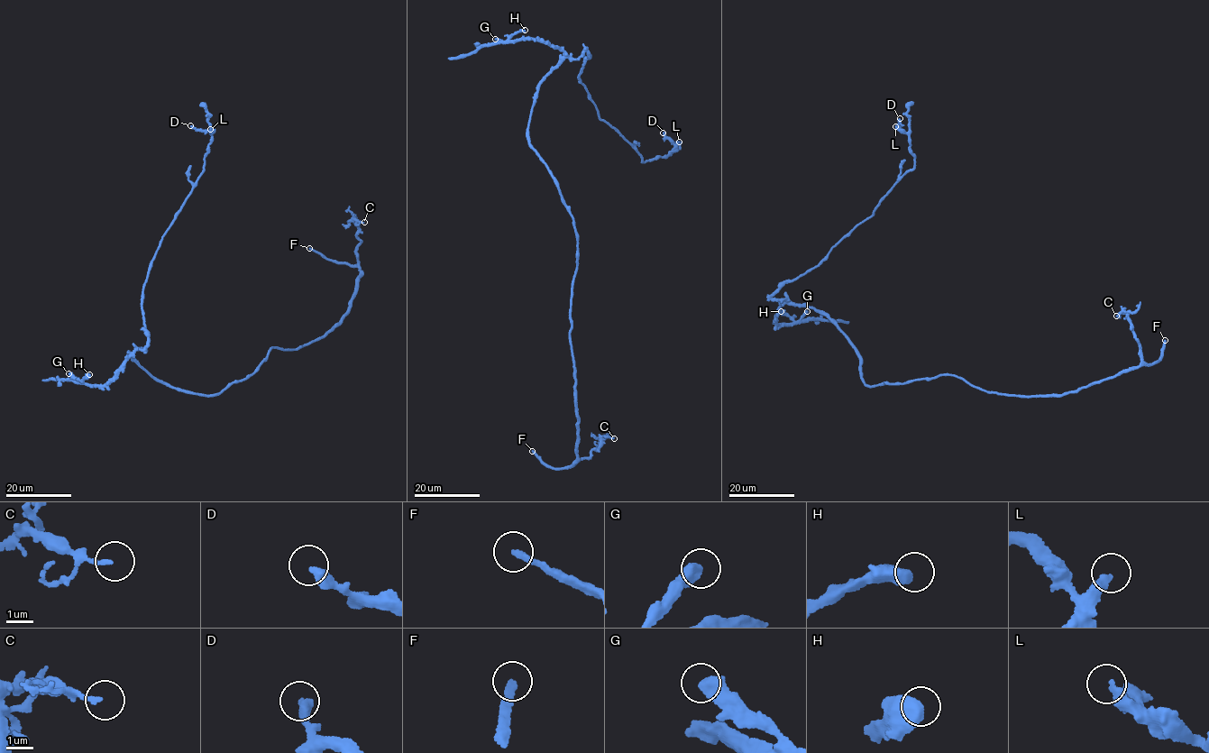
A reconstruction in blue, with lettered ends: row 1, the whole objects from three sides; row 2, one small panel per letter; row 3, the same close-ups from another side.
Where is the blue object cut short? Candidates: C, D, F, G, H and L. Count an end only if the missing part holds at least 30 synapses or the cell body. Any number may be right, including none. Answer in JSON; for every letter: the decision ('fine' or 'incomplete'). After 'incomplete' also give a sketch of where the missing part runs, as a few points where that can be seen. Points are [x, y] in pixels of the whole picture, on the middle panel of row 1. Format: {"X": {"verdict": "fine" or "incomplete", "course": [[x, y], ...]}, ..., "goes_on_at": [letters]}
{"C": {"verdict": "fine"}, "D": {"verdict": "fine"}, "F": {"verdict": "incomplete", "course": [[532, 451], [526, 440], [579, 443], [586, 409], [590, 399], [599, 392], [598, 380]]}, "G": {"verdict": "fine"}, "H": {"verdict": "fine"}, "L": {"verdict": "fine"}, "goes_on_at": ["F"]}

